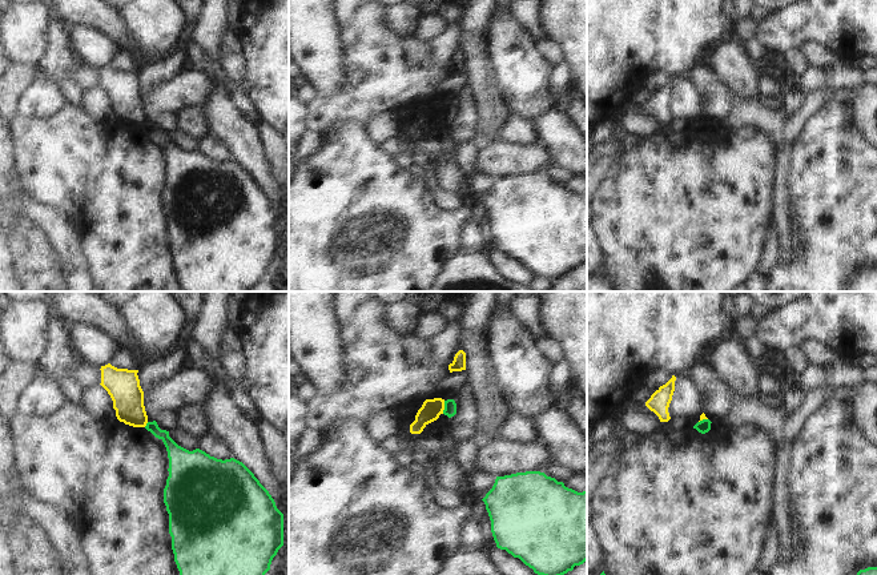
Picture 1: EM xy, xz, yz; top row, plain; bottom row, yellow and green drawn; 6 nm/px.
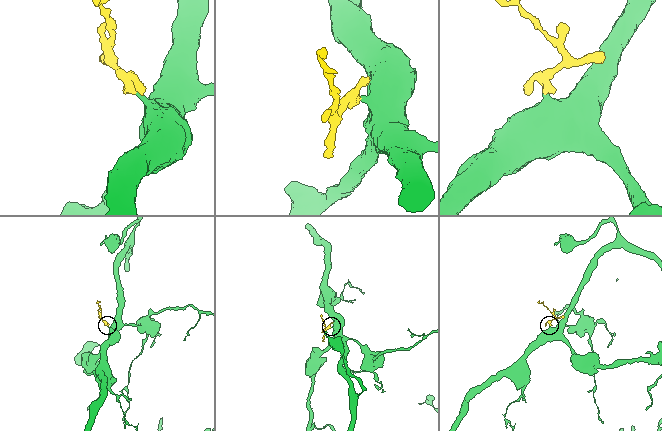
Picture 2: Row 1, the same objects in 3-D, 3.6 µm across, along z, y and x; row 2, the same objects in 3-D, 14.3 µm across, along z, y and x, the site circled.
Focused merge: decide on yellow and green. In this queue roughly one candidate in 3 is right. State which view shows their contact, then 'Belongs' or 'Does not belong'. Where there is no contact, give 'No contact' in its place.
Touches yellow in xz. Does not belong.

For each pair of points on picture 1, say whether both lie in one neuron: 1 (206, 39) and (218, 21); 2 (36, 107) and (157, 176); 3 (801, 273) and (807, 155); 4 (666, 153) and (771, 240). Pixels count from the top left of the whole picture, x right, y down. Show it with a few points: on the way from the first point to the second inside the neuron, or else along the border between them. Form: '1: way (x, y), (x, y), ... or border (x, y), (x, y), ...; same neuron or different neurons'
1: way (208, 35), (214, 25); same neuron
2: border (68, 104), (49, 117), (28, 119), (21, 116); different neurons
3: way (816, 244), (816, 184); same neuron
4: border (772, 213), (765, 232), (765, 246), (757, 266); different neurons

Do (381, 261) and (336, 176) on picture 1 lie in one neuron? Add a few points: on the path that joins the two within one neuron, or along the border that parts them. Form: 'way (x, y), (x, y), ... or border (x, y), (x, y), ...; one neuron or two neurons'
way (359, 240), (351, 229), (349, 197); one neuron

